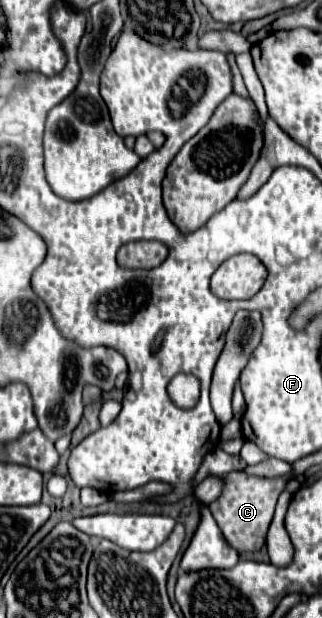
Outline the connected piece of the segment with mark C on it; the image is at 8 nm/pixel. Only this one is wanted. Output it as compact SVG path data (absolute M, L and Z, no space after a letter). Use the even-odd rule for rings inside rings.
M230 472L228 478L224 478L224 494L210 504L210 512L218 522L220 530L224 530L228 542L236 546L236 550L252 552L264 544L276 500L284 490L286 480L288 478L258 478L258 476L248 476L244 472Z

